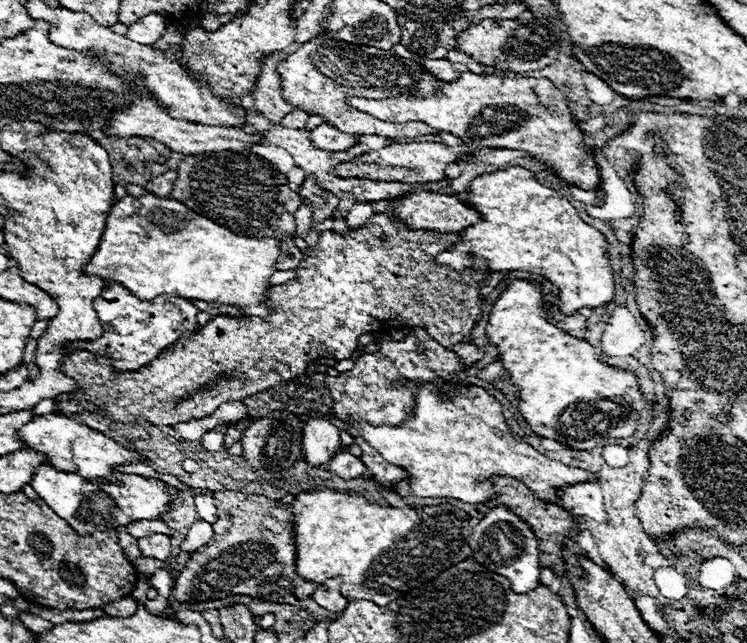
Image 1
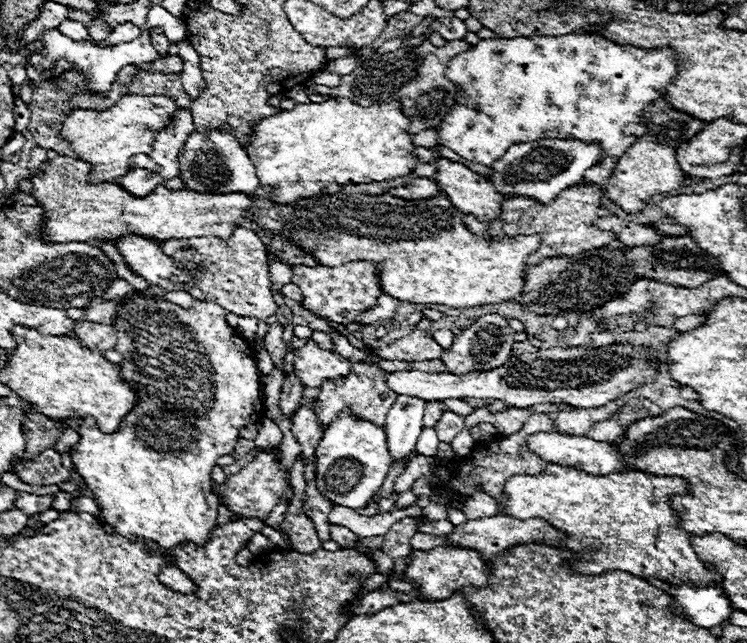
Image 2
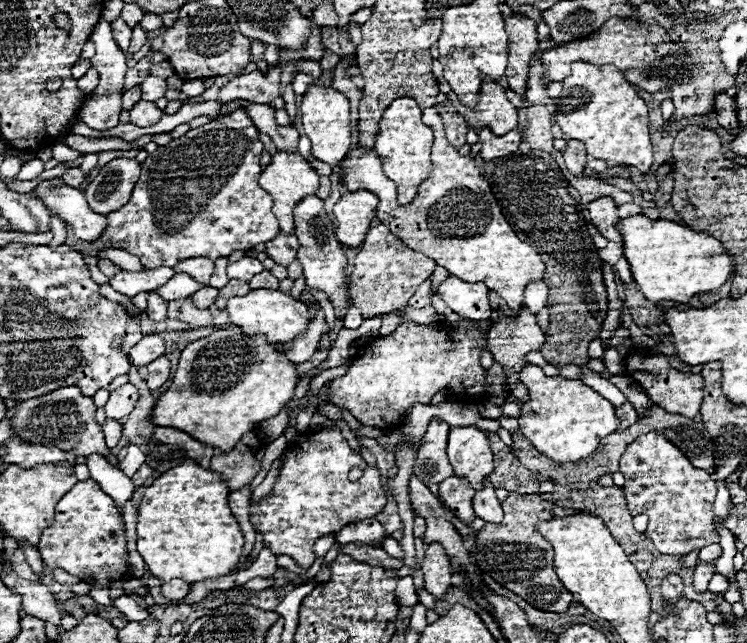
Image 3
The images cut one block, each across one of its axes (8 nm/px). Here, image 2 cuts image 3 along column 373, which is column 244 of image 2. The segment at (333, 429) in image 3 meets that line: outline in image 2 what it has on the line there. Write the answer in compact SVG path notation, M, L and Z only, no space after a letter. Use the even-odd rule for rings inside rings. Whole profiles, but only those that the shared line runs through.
M260 450L256 458L246 464L238 474L226 476L226 482L214 484L212 492L220 498L224 506L228 506L234 514L244 516L244 518L260 518L266 520L272 508L278 504L280 498L284 498L288 504L294 498L294 488L290 486L288 476L280 468L280 460L272 450Z

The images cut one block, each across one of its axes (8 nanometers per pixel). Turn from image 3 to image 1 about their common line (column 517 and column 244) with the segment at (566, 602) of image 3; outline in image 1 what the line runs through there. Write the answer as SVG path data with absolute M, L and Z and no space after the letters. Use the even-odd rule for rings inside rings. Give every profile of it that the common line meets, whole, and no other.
M234 490L216 492L214 500L218 506L218 520L212 524L216 536L190 556L184 570L178 572L172 592L174 600L190 602L246 594L296 606L312 596L320 582L302 580L296 572L294 512L290 504Z

